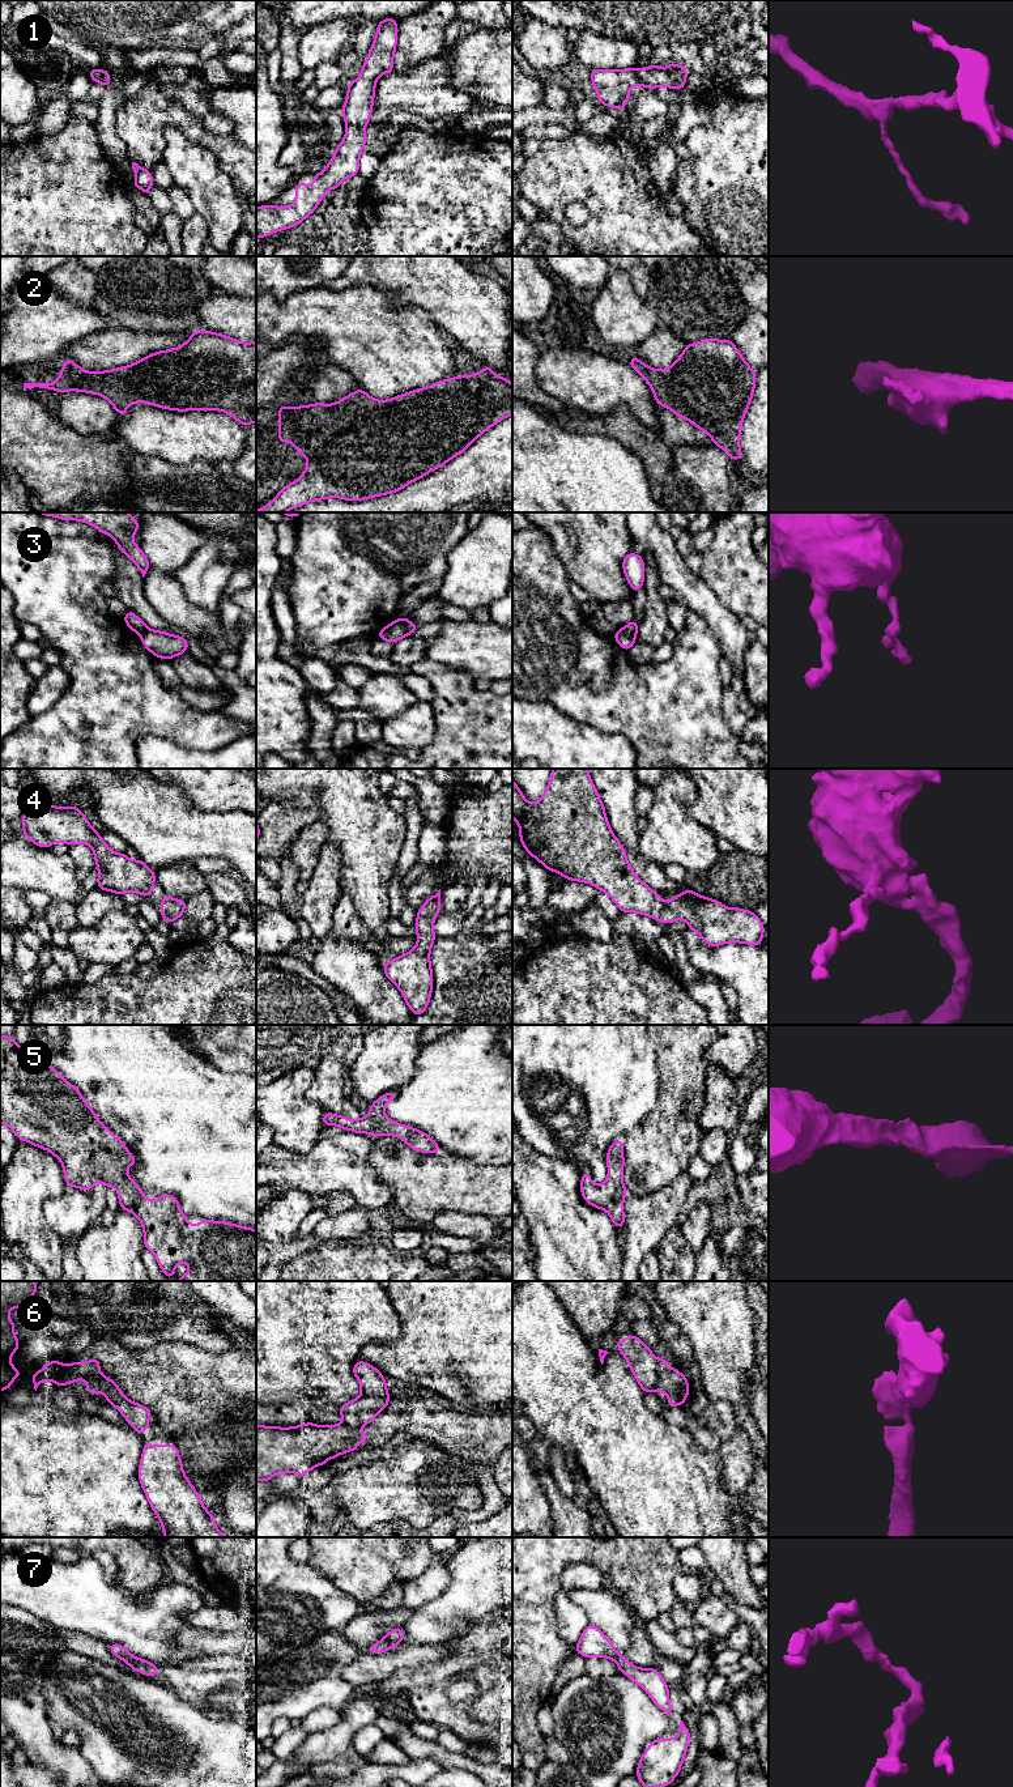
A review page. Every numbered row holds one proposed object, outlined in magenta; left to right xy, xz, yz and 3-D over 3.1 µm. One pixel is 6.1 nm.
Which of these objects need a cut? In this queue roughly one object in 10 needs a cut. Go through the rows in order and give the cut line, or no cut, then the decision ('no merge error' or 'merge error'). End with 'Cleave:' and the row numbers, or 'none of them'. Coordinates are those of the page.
1: no cut | no merge error
2: no cut | no merge error
3: xz (399, 618), (408, 635) | merge error
4: no cut | no merge error
5: no cut | no merge error
6: yz (656, 1360), (656, 1385), (654, 1390) | merge error
7: no cut | no merge error
Cleave: 3, 6

